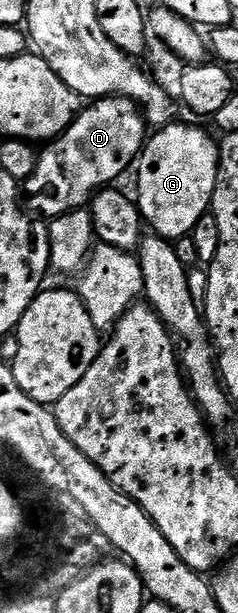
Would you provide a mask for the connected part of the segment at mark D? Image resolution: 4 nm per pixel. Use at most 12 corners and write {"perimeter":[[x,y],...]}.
{"perimeter":[[128,97],[85,104],[22,182],[28,212],[85,208],[146,144]]}

